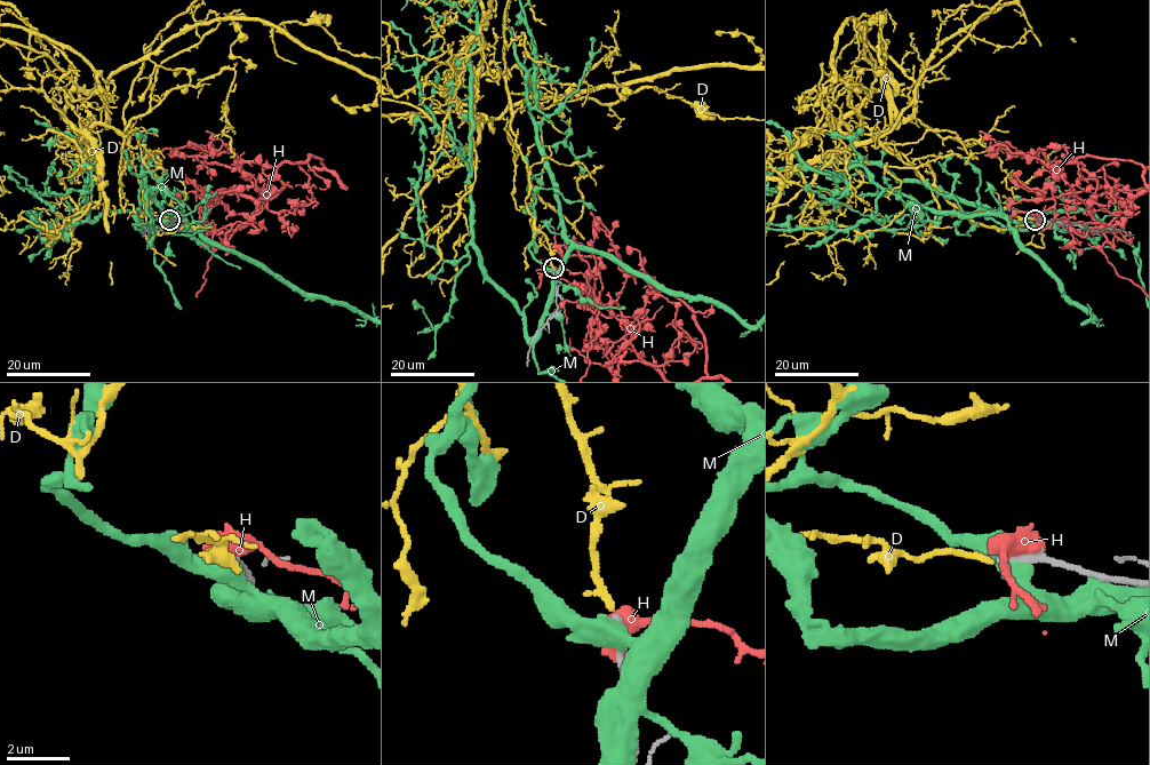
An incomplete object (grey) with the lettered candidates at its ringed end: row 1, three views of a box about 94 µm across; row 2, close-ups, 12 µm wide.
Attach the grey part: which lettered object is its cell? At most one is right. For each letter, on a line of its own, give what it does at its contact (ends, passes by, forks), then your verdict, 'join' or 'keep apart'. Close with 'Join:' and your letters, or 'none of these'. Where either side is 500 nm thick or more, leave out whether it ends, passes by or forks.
D: it ends; join
H: keep apart
M: keep apart
Join: D

